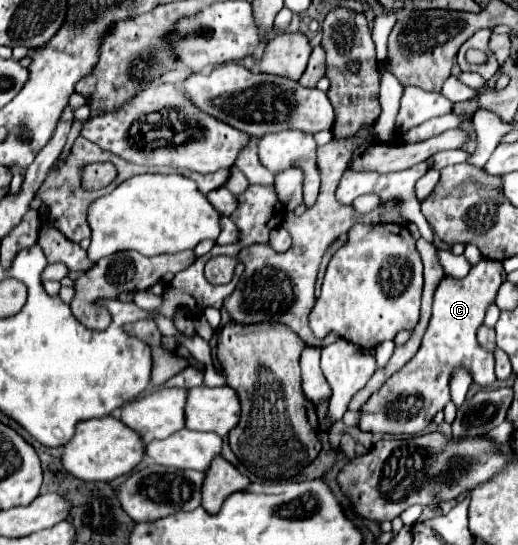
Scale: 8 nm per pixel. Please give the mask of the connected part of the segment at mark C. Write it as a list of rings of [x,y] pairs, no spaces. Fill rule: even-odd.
[[[480,260],[466,278],[454,280],[450,276],[442,278],[436,294],[434,294],[434,310],[428,324],[428,330],[422,338],[422,346],[416,352],[416,358],[412,358],[408,364],[402,366],[402,370],[394,372],[384,386],[374,392],[362,410],[362,422],[358,422],[358,428],[362,432],[372,434],[420,434],[434,414],[446,406],[450,400],[450,388],[448,388],[448,376],[452,368],[464,366],[472,372],[474,382],[480,386],[490,386],[494,376],[494,356],[484,350],[476,340],[476,330],[484,322],[486,308],[490,302],[494,302],[496,292],[502,284],[502,262],[492,260]]]

